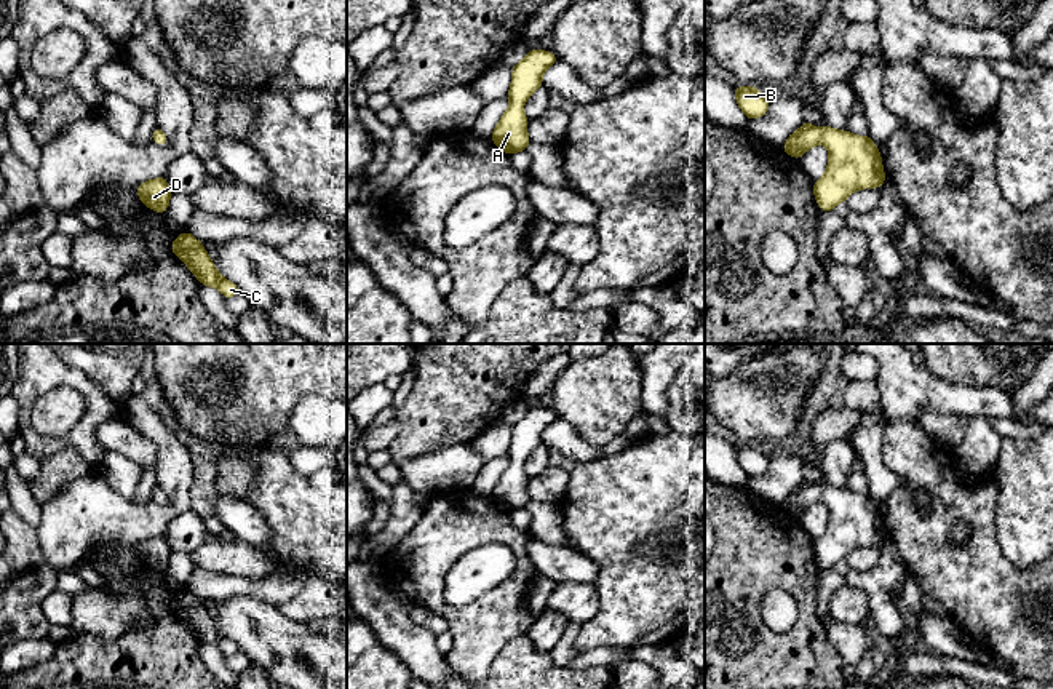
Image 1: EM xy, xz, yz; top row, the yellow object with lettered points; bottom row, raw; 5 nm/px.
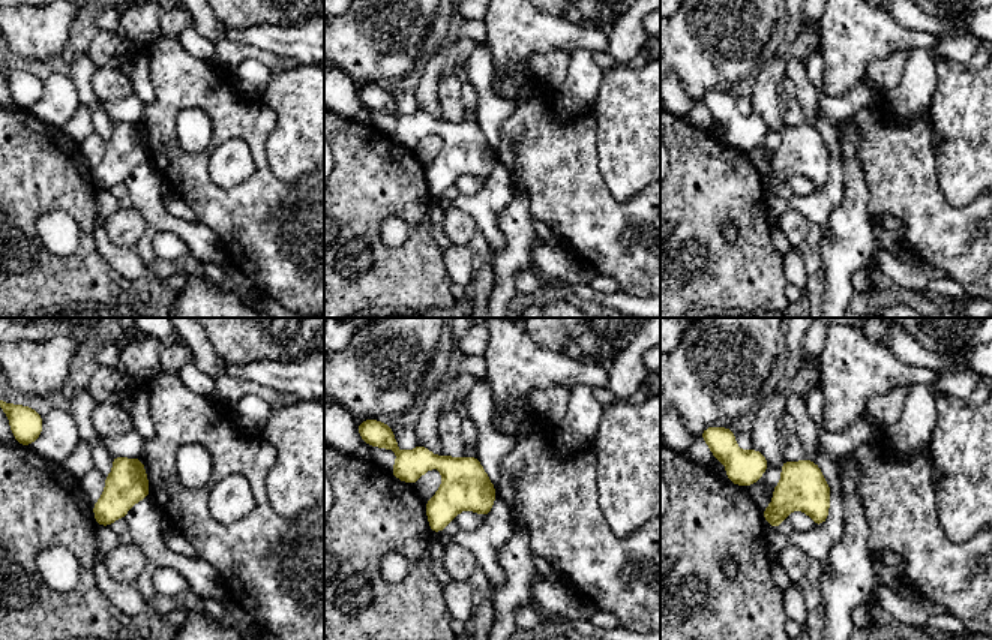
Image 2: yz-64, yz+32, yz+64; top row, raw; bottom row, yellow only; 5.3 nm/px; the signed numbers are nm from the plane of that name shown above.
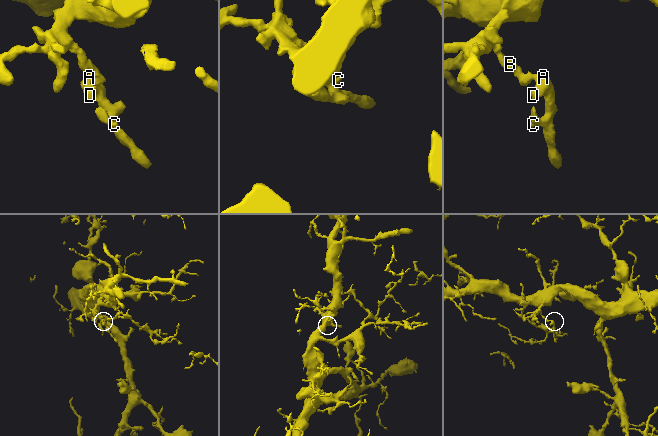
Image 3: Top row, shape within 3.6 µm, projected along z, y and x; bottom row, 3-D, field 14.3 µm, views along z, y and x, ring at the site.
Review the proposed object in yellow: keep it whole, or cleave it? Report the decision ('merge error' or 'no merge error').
no merge error

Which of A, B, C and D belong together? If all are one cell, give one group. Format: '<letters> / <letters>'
A B C D

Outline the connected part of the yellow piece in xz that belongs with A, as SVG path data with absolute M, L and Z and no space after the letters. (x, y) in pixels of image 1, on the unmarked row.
M532 408L526 416L511 427L511 443L508 459L511 460L495 488L491 491L494 502L505 512L524 510L530 502L527 494L527 475L523 462L529 454L543 444L543 430L558 420L553 409Z

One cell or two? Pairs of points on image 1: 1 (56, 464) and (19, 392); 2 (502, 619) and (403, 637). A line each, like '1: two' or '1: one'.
1: two
2: two

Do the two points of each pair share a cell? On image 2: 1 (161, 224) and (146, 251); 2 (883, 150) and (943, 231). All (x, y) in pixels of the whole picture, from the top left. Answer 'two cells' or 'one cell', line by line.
1: one cell
2: one cell

